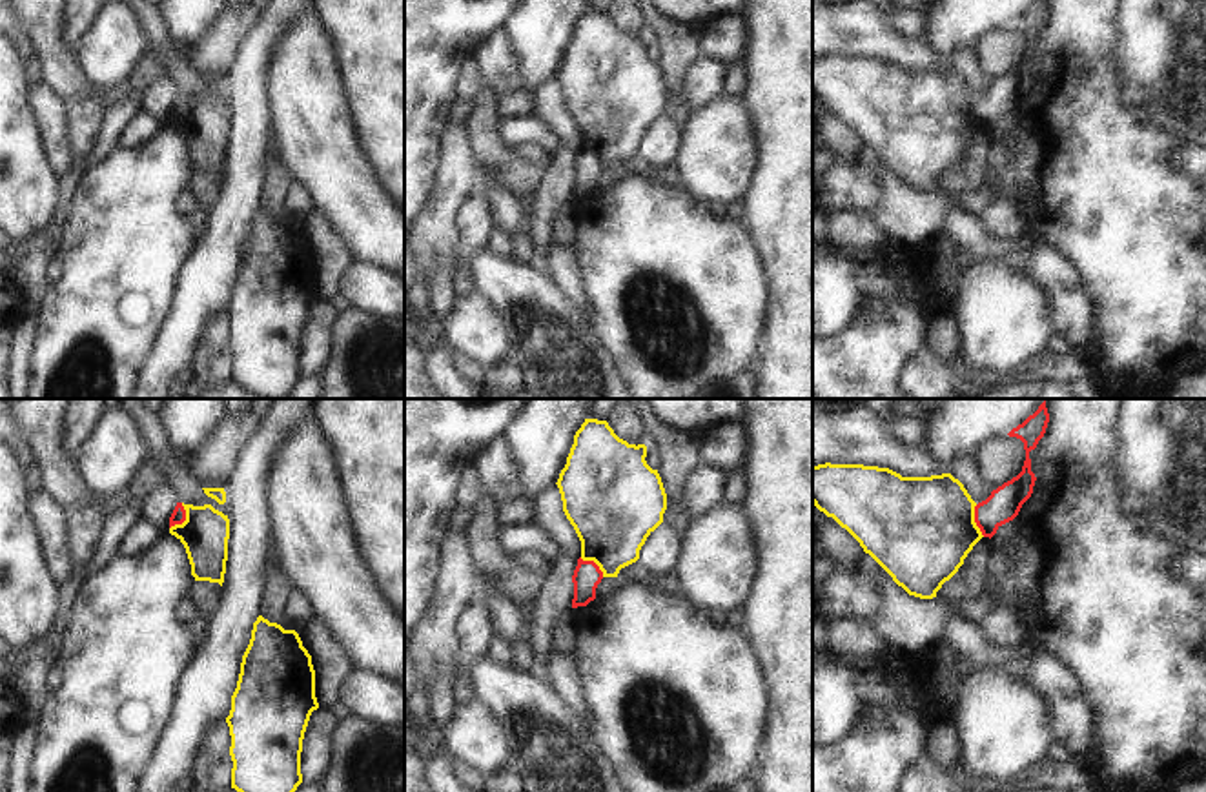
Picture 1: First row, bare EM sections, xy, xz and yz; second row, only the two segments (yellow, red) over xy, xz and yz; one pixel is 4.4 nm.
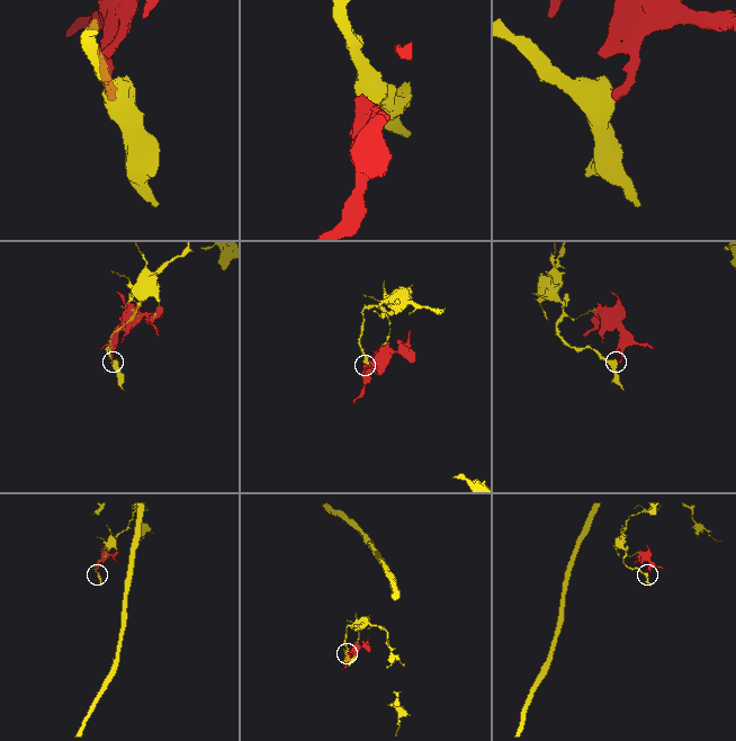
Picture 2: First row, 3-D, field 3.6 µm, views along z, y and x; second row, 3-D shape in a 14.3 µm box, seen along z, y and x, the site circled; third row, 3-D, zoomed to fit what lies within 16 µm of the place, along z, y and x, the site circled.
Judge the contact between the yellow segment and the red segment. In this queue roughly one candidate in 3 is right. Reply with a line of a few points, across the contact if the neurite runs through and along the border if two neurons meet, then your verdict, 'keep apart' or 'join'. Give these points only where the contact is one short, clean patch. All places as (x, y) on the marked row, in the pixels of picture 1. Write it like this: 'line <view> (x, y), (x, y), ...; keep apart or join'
line xy (183, 503), (184, 519), (170, 528); keep apart

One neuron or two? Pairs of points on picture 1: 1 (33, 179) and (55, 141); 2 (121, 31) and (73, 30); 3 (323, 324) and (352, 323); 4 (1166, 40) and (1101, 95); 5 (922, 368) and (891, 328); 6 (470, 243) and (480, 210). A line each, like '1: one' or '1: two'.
1: two
2: two
3: two
4: two
5: two
6: one

